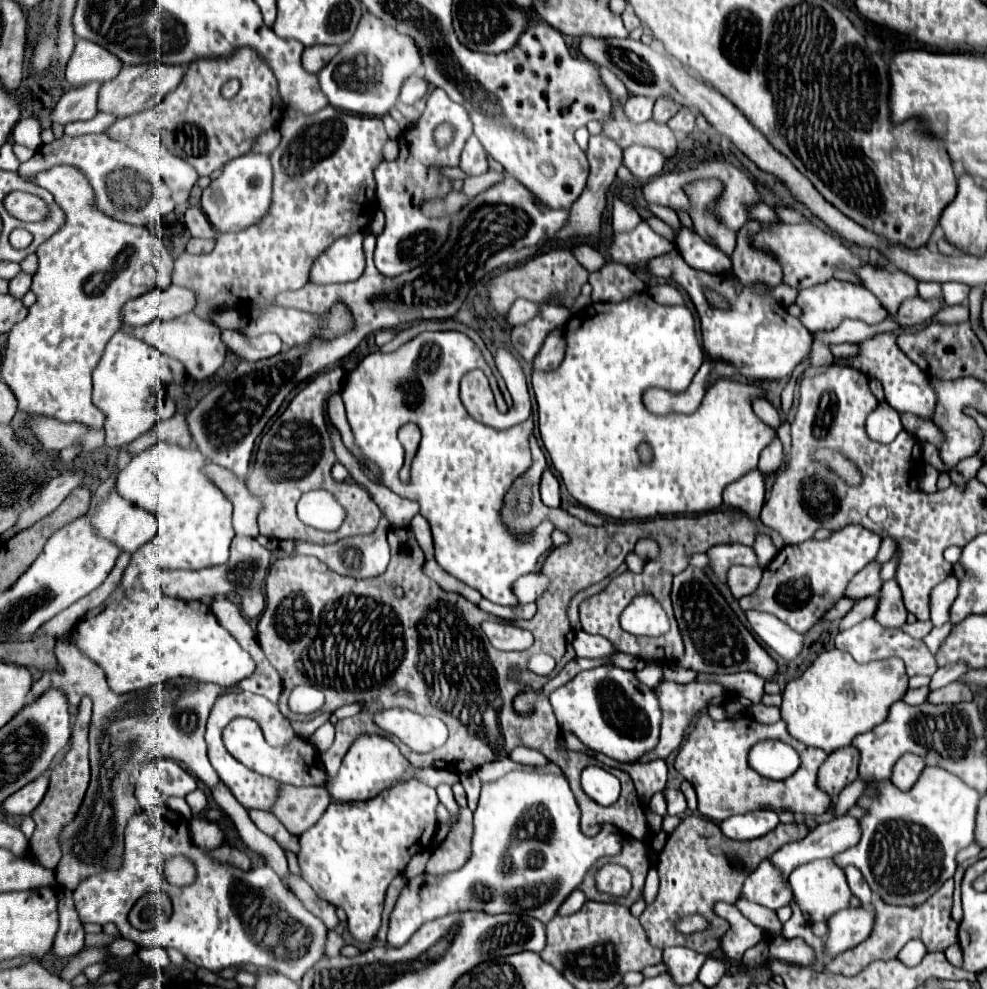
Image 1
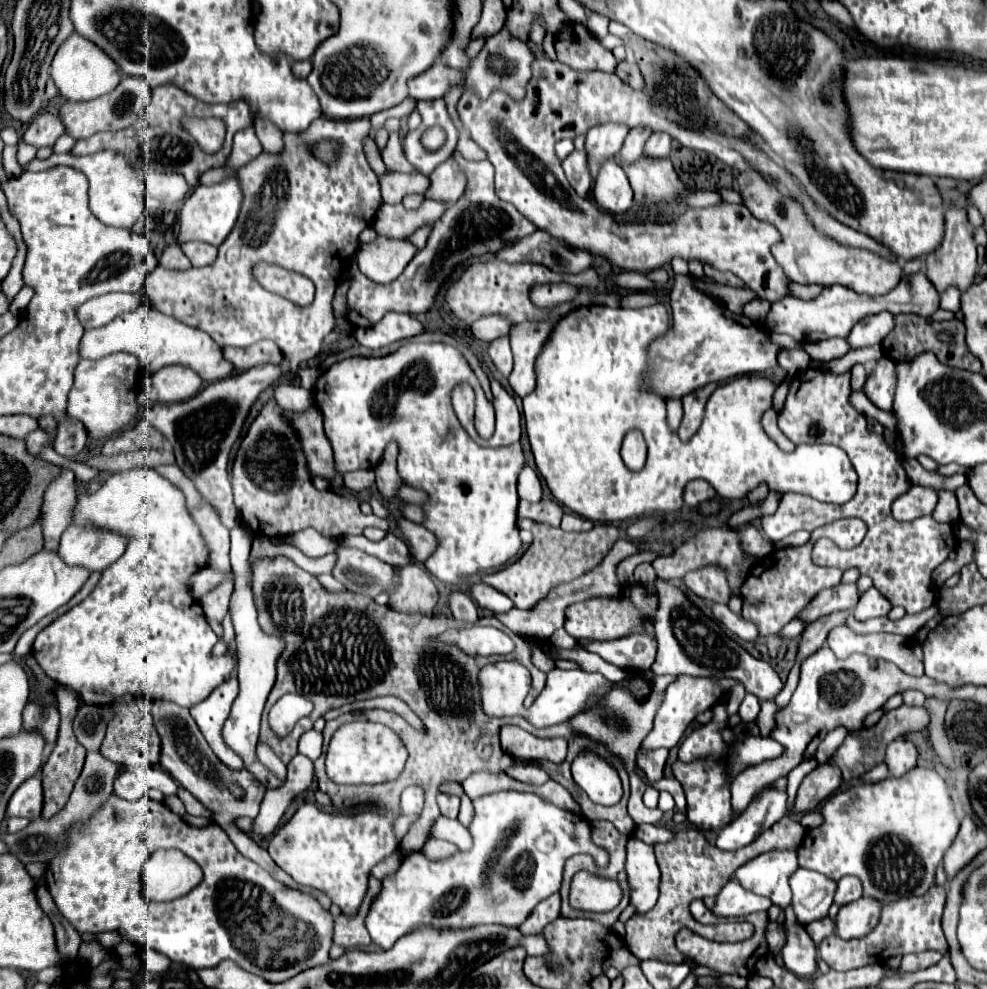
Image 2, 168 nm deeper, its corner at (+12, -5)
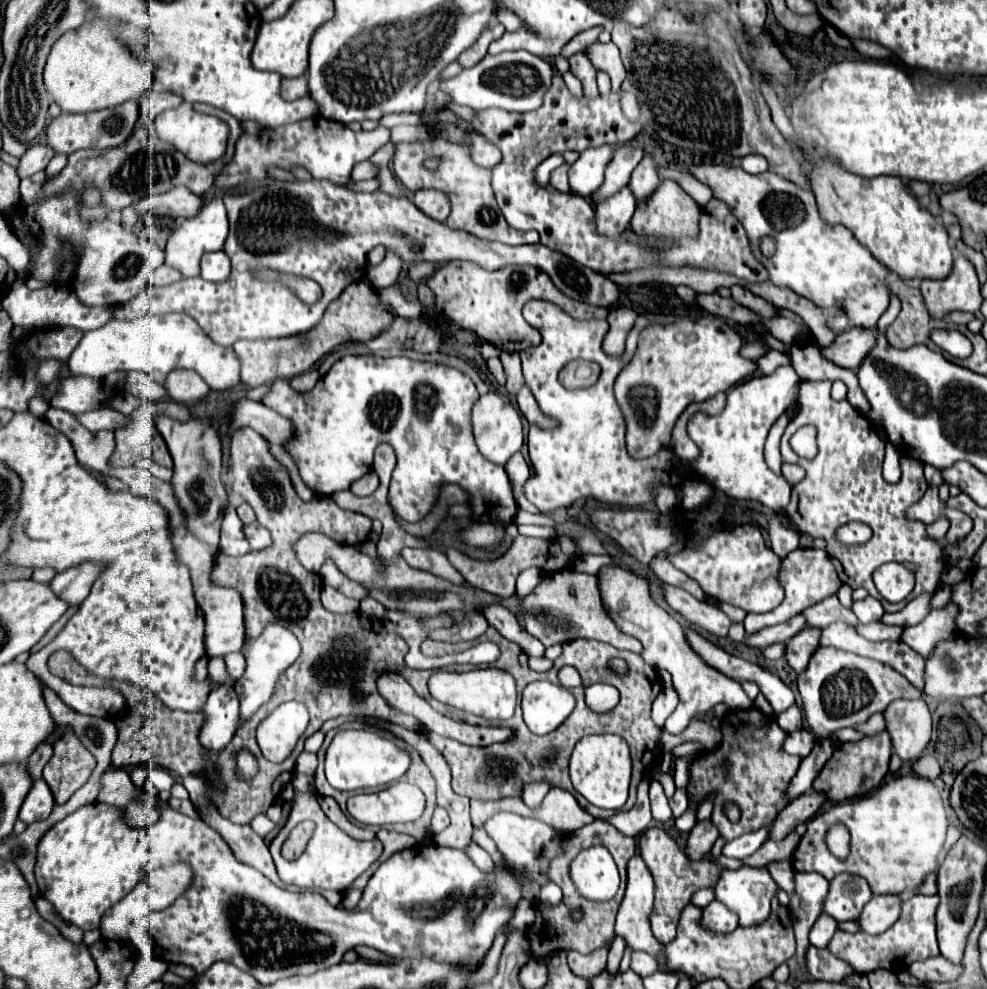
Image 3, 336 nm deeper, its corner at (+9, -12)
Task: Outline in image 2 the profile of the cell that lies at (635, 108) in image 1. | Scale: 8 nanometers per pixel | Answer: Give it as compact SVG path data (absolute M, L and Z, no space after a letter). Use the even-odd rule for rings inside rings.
M608 122L608 124L598 124L586 134L586 152L590 160L590 170L592 176L598 174L598 168L604 160L616 156L620 152L620 146L624 144L624 138L628 134L628 126Z

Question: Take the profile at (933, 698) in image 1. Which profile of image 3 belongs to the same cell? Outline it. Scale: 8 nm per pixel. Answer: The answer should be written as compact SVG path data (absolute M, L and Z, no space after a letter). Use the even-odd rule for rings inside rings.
M887 731L873 737L863 737L857 743L843 743L837 747L833 757L821 769L819 777L813 781L813 789L817 793L823 793L829 801L847 801L853 797L861 797L873 791L883 781L889 769L889 753L891 753L891 739Z

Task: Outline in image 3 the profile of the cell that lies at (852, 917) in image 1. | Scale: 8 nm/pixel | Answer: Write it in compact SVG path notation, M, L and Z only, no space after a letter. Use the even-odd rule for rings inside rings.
M873 895L859 917L861 929L869 935L879 935L887 931L899 919L899 909L901 909L901 897Z

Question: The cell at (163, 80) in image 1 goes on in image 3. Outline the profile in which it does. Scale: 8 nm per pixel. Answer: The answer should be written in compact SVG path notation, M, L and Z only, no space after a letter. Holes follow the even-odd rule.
M127 101L127 103L119 105L119 107L93 111L93 113L75 113L75 115L61 113L57 119L53 119L47 125L47 145L55 153L63 153L63 155L71 155L73 151L79 151L79 149L115 147L115 145L123 143L131 135L137 117L139 117L137 101Z

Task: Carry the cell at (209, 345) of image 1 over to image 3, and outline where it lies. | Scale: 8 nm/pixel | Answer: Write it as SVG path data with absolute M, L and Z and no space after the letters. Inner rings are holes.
M167 313L163 317L147 315L135 321L109 321L83 335L67 365L71 373L95 379L101 379L111 371L143 371L155 383L165 385L167 373L173 369L193 369L213 391L227 391L241 383L237 353L231 347L215 345L207 333L195 325L195 319L185 313Z

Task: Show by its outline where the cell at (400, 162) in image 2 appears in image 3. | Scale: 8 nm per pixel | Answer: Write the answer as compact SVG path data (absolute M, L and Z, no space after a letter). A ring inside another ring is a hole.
M363 161L351 171L351 181L363 181L363 179L373 179L377 175L377 167L369 161Z

